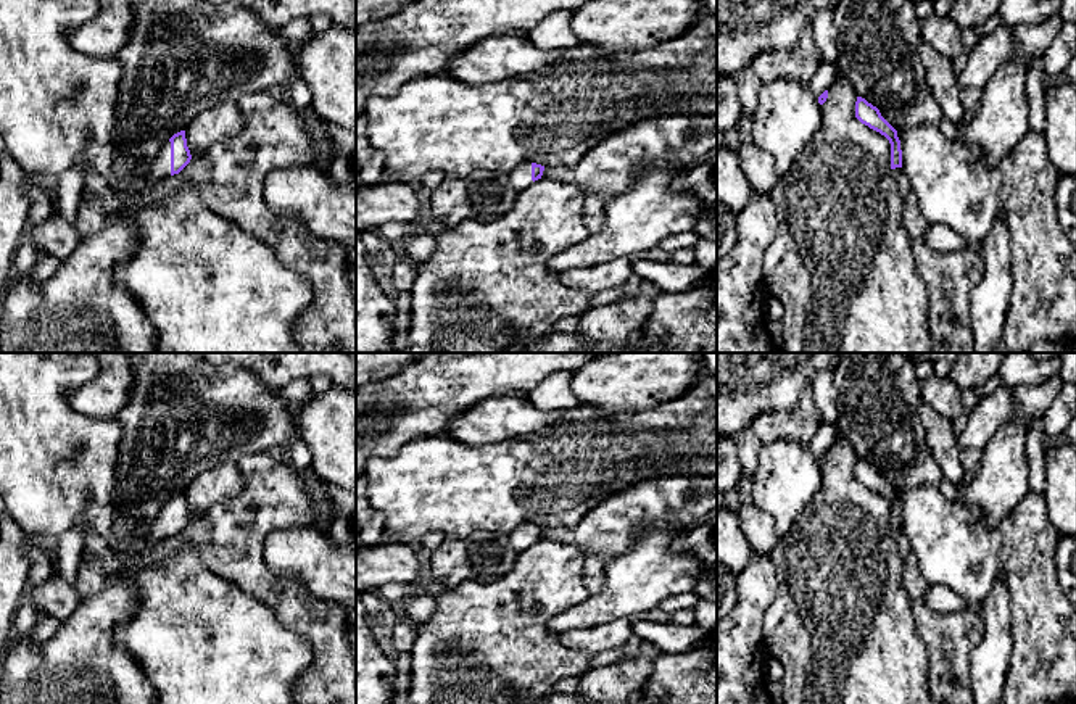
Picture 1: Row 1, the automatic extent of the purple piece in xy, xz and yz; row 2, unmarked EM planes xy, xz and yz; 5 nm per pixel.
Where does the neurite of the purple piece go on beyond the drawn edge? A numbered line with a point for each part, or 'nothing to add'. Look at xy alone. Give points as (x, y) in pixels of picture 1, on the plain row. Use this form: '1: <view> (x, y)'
1: xy (161, 525)

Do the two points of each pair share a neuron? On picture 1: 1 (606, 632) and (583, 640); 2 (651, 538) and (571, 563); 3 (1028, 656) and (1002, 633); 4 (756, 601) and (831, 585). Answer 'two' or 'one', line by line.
1: one
2: two
3: two
4: two

